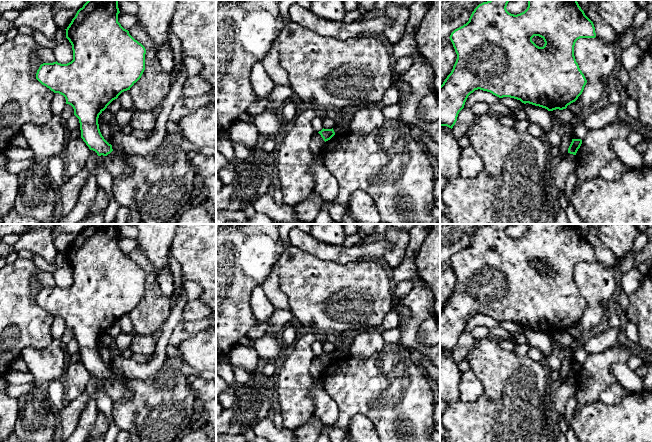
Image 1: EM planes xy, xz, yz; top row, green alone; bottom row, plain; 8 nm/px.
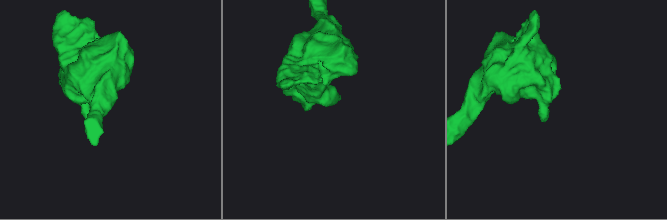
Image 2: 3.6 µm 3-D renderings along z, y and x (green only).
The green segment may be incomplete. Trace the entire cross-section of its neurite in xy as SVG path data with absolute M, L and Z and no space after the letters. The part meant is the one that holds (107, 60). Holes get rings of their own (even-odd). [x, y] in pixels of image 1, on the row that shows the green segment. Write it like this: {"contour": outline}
{"contour": "M88 0L80 8L66 30L66 38L72 45L73 60L67 64L56 62L43 63L36 73L36 79L54 93L63 95L66 104L74 109L74 115L79 119L81 138L98 156L107 156L113 149L102 136L98 118L107 106L118 96L130 88L141 78L145 70L145 47L135 40L129 31L118 22L118 0Z"}

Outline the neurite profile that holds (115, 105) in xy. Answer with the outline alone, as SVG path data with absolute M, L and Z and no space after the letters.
M115 99L113 100L108 106L107 106L107 110L110 112L111 116L113 116L114 114L116 114L121 108L121 103L119 101L119 99Z

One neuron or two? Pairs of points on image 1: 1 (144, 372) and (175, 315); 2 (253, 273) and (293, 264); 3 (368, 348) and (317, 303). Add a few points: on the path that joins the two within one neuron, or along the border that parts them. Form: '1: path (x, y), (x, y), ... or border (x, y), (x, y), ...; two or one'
1: path (159, 359), (160, 346), (166, 330); one
2: border (285, 248), (277, 261); two
3: border (372, 328), (362, 331); two

